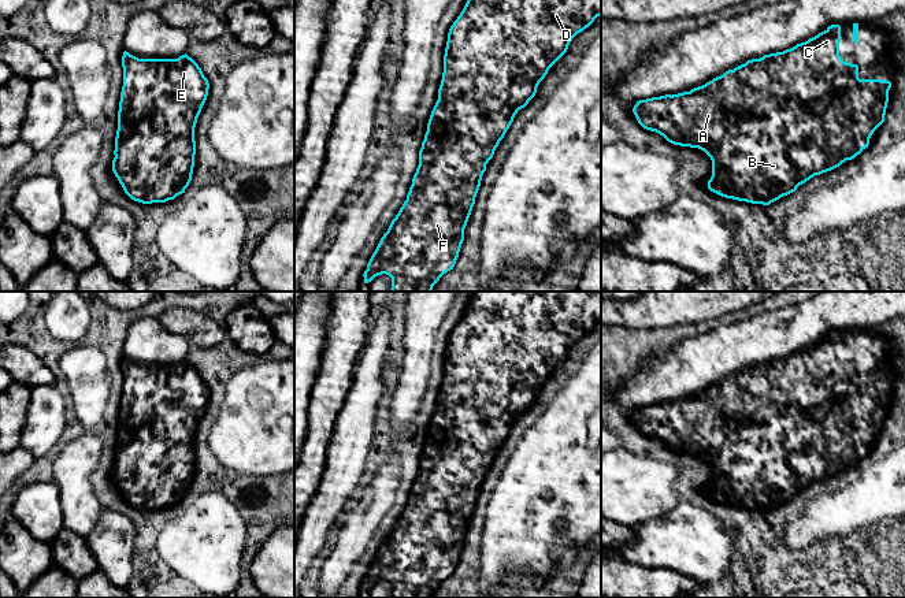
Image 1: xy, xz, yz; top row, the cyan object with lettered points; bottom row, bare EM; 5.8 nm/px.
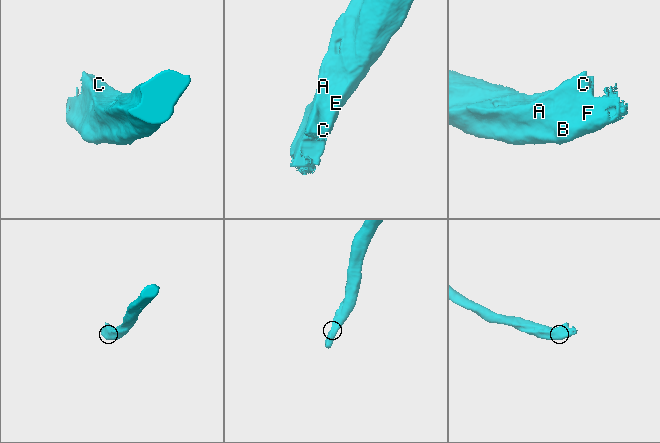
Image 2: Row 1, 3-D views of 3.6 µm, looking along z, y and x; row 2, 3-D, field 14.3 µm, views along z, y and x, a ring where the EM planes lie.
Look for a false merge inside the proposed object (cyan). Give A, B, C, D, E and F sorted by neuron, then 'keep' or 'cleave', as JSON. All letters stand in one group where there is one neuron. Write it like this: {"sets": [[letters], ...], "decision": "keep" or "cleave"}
{"sets": [["A", "B", "C", "D", "E", "F"]], "decision": "keep"}

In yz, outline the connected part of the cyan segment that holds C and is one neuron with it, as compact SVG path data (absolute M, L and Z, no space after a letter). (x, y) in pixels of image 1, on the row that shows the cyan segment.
M831 25L805 42L748 60L690 92L639 100L633 112L643 129L659 133L674 145L698 148L711 157L711 192L726 198L769 205L815 175L854 159L868 148L871 135L884 122L891 82L860 79L858 66L839 56L841 38L841 26Z

